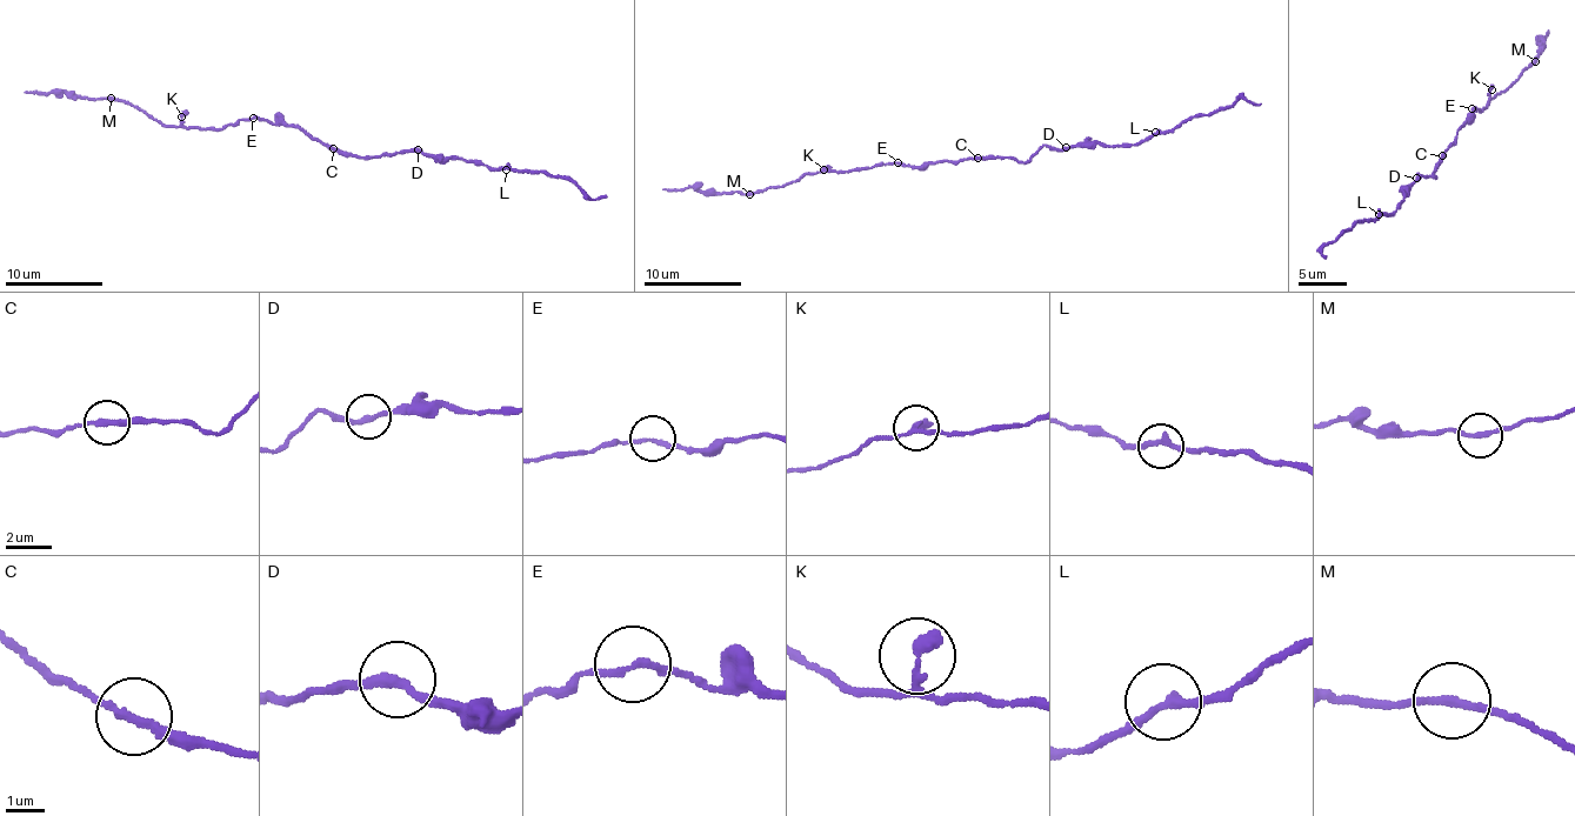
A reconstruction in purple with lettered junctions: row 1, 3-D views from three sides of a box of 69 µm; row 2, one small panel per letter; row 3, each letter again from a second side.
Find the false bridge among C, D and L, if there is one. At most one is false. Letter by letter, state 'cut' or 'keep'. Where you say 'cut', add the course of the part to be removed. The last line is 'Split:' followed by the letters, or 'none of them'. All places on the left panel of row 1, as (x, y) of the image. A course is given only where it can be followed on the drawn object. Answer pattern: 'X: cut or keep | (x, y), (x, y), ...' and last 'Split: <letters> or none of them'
C: keep
D: keep
L: keep
Split: none of them

